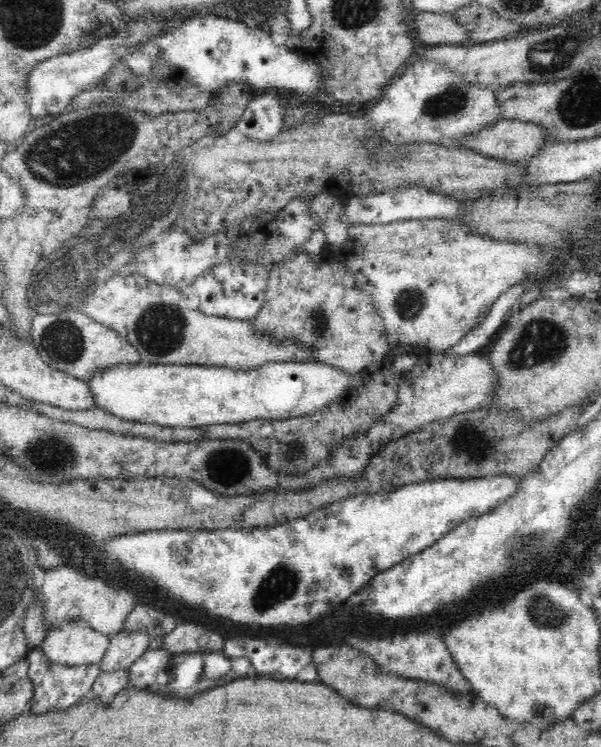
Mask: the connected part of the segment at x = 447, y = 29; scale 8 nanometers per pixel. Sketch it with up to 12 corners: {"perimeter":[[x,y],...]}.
{"perimeter":[[414,13],[415,37],[424,44],[467,40],[453,13]]}

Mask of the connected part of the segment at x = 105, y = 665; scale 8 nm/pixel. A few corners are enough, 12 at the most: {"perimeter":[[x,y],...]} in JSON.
{"perimeter":[[142,632],[109,636],[100,672],[129,669],[150,648]]}

